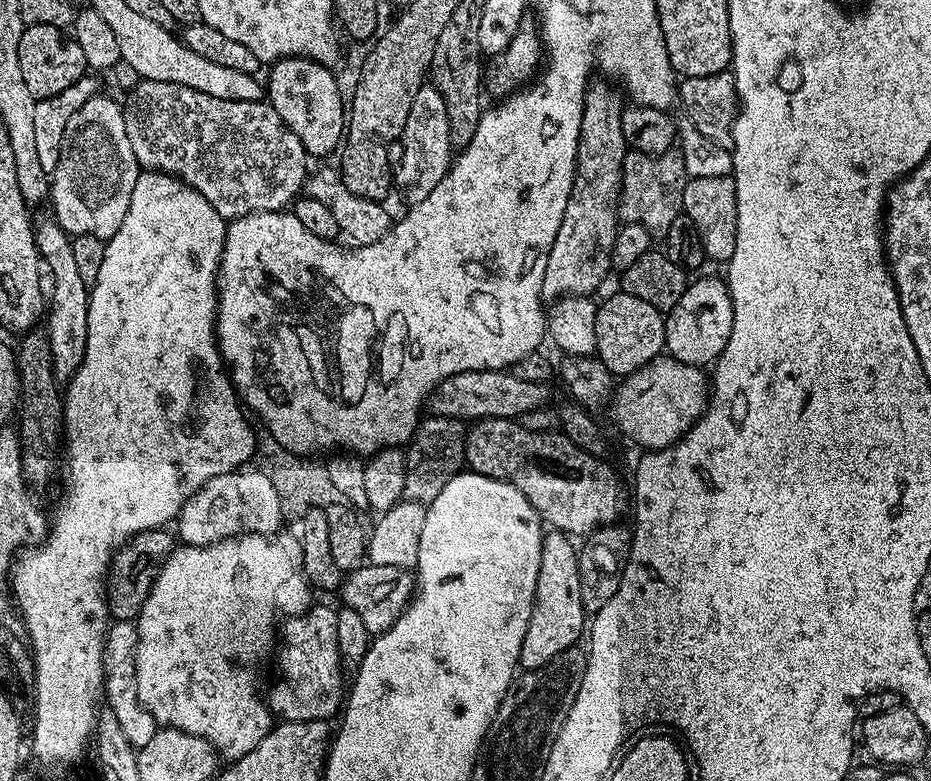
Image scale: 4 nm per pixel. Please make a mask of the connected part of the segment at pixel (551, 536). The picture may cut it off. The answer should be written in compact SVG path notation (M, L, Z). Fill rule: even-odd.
M545 531L542 542L542 566L538 566L538 586L534 590L534 602L530 622L526 626L526 638L522 642L519 667L524 670L546 666L562 655L567 648L577 647L576 640L585 635L586 606L582 602L580 585L580 554L573 537L566 532Z

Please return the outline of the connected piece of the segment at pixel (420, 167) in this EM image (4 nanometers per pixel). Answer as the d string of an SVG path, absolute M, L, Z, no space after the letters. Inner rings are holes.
M425 86L418 90L418 98L414 102L414 106L410 106L410 118L406 118L406 126L402 137L402 145L400 156L398 152L398 167L394 172L394 184L402 195L408 199L409 205L422 202L422 198L426 198L430 194L430 190L434 190L434 186L438 186L438 182L442 182L442 178L448 175L448 170L452 166L454 159L454 149L452 139L450 138L450 118L446 102L442 94L435 86Z

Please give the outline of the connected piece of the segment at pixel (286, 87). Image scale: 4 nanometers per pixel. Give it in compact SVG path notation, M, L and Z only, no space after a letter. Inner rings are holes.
M287 56L277 60L267 71L267 103L278 110L278 118L282 118L298 142L302 142L309 157L335 153L341 147L346 131L346 96L340 89L337 73L329 65L305 56Z

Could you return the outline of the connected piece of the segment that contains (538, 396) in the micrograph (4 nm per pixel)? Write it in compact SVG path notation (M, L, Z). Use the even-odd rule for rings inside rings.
M474 370L473 372L463 372L457 376L451 376L436 387L434 395L431 397L430 404L435 415L453 416L462 421L479 422L488 419L489 416L494 418L506 418L507 420L518 418L523 412L538 410L549 403L547 383L539 384L538 382L526 382L522 378L512 375L508 370Z

